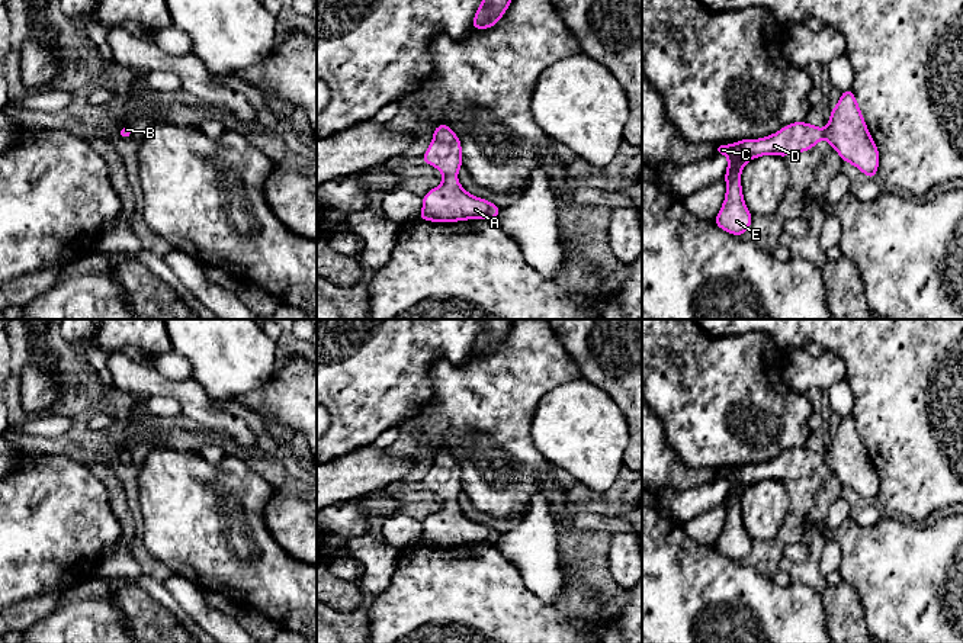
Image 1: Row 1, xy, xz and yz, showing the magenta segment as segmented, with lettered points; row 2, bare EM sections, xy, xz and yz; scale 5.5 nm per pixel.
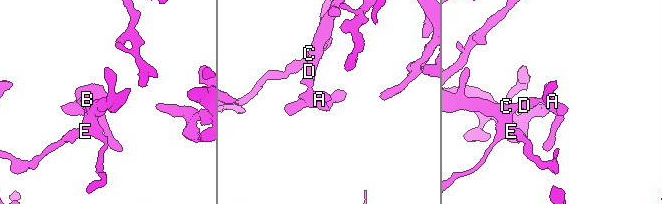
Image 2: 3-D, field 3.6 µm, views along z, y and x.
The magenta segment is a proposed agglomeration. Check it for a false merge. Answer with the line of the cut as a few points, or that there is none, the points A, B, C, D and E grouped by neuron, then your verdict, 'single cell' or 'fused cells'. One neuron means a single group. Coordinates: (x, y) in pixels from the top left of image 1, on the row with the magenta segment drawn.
cut none; groups A B C D E; single cell

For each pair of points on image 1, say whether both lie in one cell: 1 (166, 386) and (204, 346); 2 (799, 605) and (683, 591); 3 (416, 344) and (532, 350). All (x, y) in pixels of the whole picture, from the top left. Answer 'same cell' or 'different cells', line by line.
1: different cells
2: same cell
3: different cells

